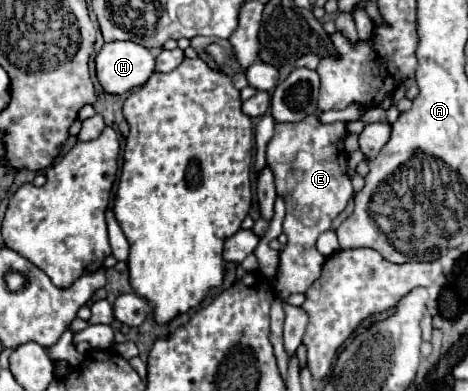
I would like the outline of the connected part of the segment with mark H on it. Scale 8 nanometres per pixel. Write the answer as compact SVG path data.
M132 41L104 43L96 55L96 77L102 89L112 95L122 95L144 85L152 73L152 53Z

